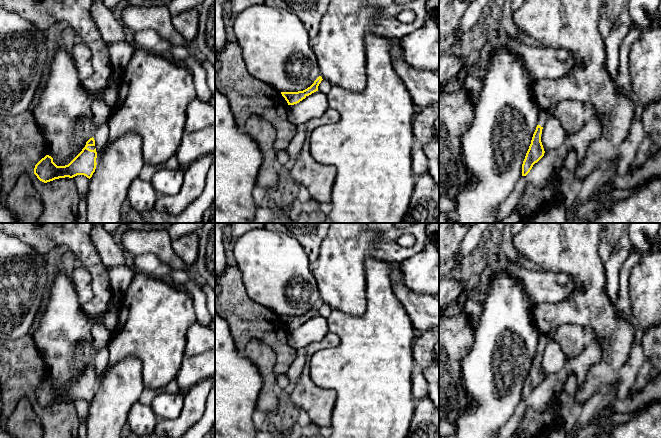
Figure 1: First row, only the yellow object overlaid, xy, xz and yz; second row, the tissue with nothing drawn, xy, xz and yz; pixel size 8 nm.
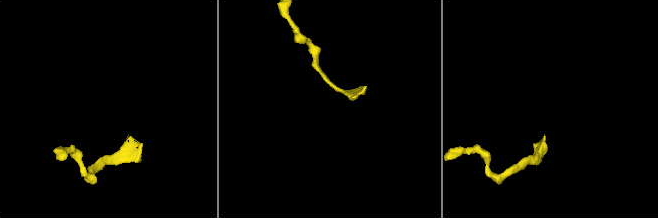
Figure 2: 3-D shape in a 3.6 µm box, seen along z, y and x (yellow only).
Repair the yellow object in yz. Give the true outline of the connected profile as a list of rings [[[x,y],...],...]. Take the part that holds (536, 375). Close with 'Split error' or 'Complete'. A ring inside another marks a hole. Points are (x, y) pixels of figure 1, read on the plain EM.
[[[563,325],[556,329],[550,329],[546,334],[541,334],[538,349],[522,388],[522,400],[526,400],[533,389],[544,380],[541,358],[543,350],[550,340],[555,340],[560,345],[567,359],[574,359],[582,353],[587,345],[594,342],[595,332],[590,327]]]. Split error

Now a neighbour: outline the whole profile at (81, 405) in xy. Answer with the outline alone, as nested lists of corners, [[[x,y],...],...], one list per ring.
[[[84,399],[73,401],[80,423],[88,416],[89,402]]]

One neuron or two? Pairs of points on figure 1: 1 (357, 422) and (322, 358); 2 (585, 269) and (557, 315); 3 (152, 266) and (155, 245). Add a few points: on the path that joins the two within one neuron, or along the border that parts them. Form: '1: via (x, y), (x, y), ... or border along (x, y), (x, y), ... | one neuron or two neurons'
1: via (357, 406), (357, 393), (338, 374) | one neuron
2: via (588, 285), (589, 301), (578, 312), (573, 312) | one neuron
3: border along (136, 255), (144, 253), (155, 254), (172, 269) | two neurons

